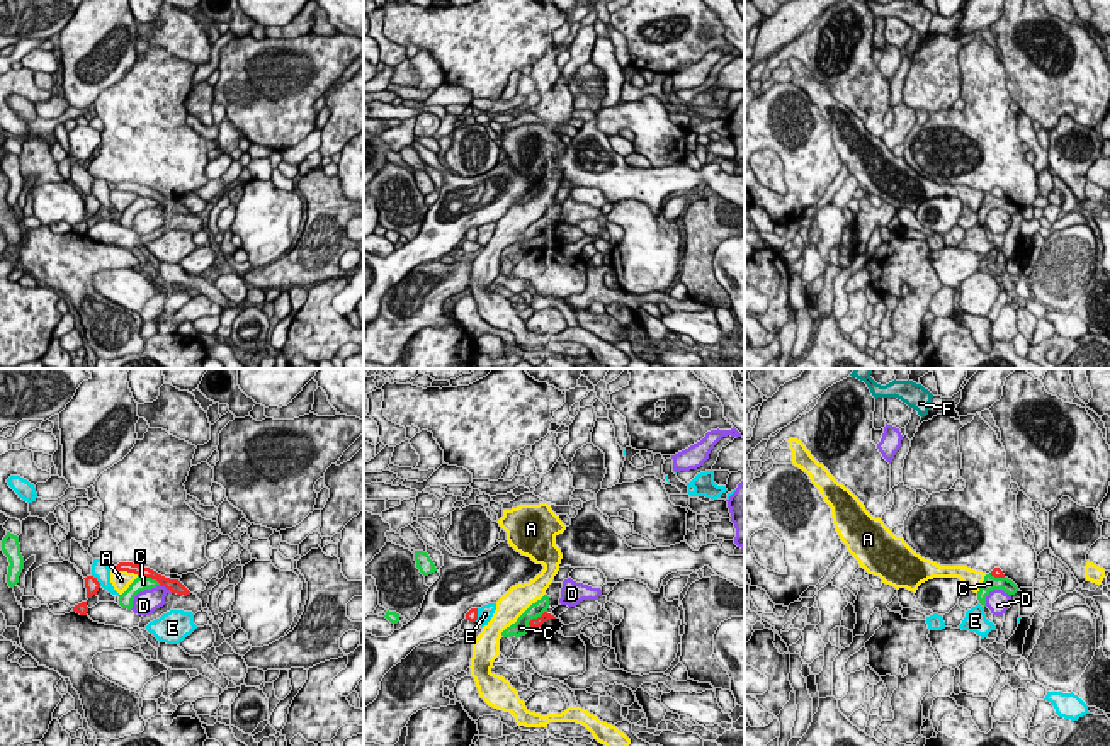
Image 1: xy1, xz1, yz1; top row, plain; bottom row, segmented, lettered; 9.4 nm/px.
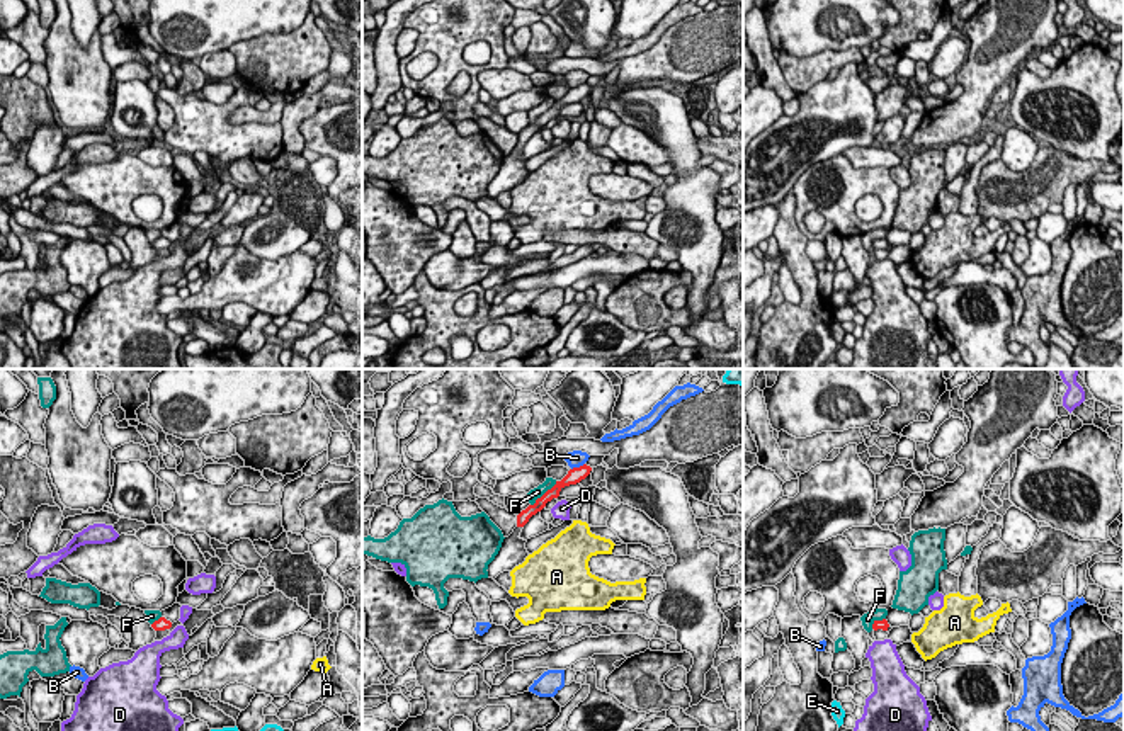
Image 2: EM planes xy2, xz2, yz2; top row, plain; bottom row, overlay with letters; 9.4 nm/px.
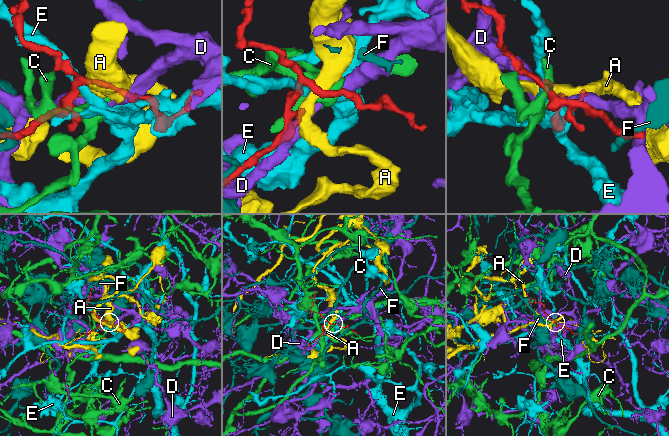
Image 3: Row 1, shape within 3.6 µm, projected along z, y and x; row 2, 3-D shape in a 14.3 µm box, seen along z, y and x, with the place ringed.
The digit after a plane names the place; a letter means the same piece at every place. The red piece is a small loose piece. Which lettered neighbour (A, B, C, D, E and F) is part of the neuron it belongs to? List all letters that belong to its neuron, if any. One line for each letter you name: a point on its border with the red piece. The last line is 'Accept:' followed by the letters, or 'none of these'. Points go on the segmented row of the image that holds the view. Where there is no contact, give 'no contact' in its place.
Accept: none of these

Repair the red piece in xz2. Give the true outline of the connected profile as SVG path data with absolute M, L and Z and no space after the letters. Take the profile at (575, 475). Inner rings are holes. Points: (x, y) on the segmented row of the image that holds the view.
M587 464L570 469L568 474L561 481L556 481L556 484L551 490L548 490L541 498L537 498L534 505L529 505L525 510L522 510L517 515L517 527L508 537L503 539L498 554L488 564L488 570L486 570L488 578L495 580L500 573L512 571L515 566L525 561L525 558L529 556L525 549L527 541L519 537L524 525L529 522L532 515L541 512L548 502L551 502L553 498L558 498L559 491L565 486L580 483L590 474L590 471L592 468Z

